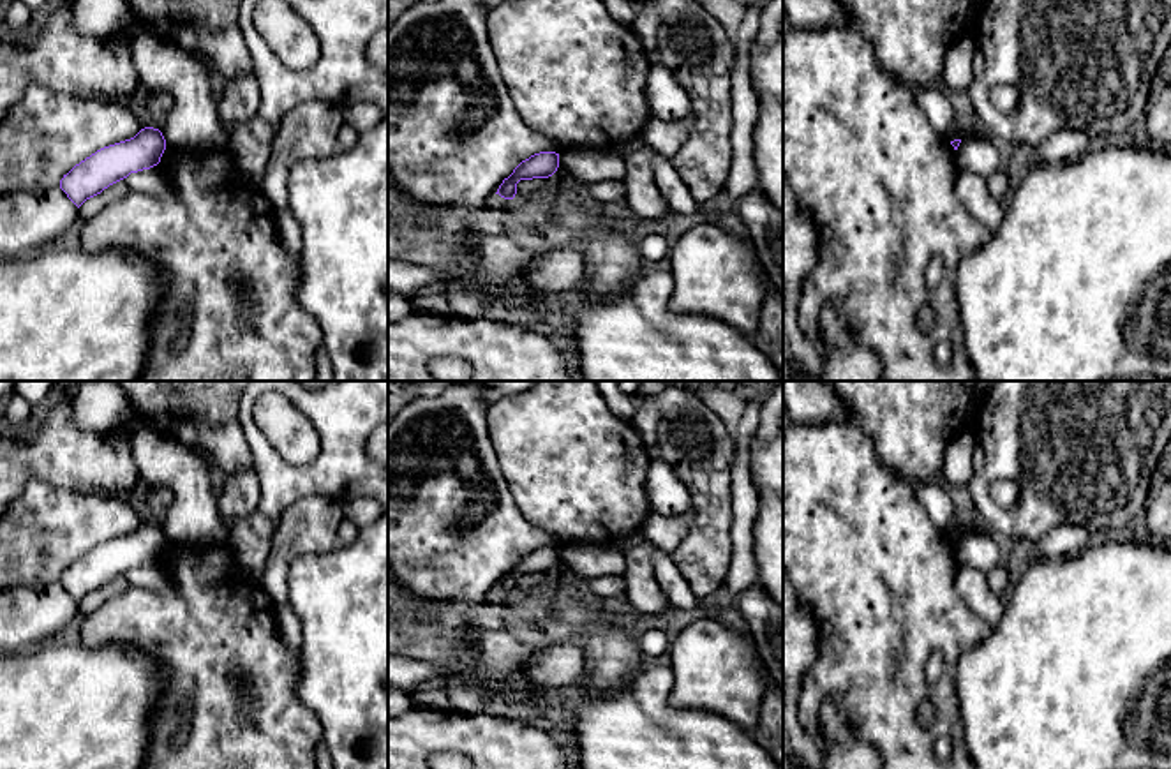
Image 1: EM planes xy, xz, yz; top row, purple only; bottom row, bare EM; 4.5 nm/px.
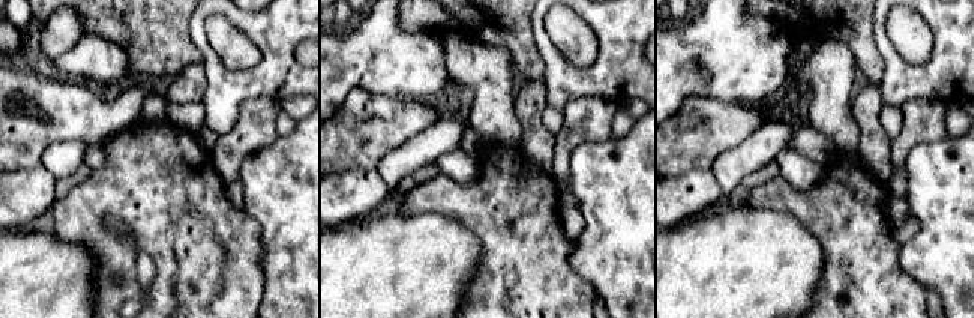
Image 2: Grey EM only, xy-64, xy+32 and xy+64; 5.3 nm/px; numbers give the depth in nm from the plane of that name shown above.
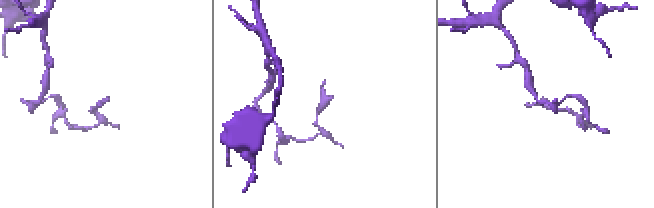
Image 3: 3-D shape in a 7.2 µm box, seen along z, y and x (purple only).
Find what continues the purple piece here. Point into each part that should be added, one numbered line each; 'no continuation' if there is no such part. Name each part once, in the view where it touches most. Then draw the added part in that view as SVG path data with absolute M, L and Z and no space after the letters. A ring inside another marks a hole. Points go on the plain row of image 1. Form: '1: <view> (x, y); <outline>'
no continuation

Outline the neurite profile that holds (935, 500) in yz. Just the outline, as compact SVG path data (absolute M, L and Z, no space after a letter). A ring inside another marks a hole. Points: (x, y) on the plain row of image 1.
M933 480L915 487L915 494L921 499L922 508L926 510L933 526L949 536L954 522L954 504L947 492L947 485Z

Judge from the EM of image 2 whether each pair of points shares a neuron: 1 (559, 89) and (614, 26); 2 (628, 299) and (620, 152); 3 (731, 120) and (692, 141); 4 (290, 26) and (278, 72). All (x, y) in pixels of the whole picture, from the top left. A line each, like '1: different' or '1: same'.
1: same
2: same
3: same
4: same

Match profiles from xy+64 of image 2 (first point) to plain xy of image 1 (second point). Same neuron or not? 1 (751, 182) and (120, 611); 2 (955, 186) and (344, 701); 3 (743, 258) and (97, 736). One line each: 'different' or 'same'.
1: different
2: same
3: same

